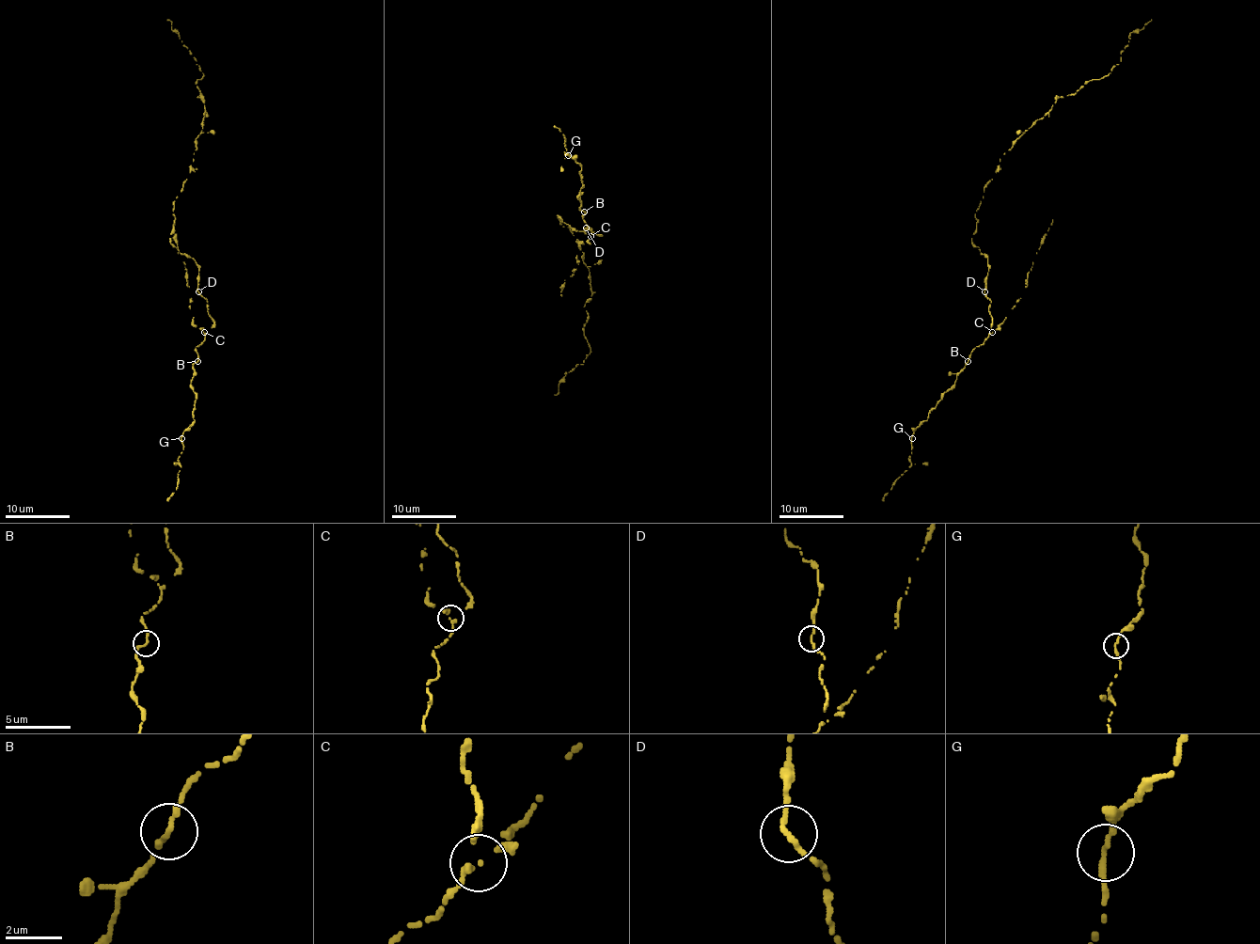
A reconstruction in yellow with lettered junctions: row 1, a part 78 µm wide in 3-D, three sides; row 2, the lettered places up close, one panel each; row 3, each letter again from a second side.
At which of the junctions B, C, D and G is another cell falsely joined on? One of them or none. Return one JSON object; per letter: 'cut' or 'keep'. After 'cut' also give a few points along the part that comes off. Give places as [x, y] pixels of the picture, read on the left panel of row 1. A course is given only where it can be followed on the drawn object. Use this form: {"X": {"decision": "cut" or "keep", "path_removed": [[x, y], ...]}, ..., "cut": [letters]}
{"B": {"decision": "keep"}, "C": {"decision": "keep"}, "D": {"decision": "keep"}, "G": {"decision": "keep"}, "cut": []}

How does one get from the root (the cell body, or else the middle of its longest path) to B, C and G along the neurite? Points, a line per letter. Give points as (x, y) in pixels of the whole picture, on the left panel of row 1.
B: (170, 243), (196, 261), (197, 291), (207, 300), (213, 322), (196, 348), (197, 361)
C: (170, 243), (181, 254), (191, 257), (199, 268), (197, 291), (207, 300), (209, 314), (213, 322), (204, 332)
G: (170, 243), (196, 261), (197, 291), (207, 300), (213, 322), (196, 348), (191, 380), (194, 422), (181, 438)

